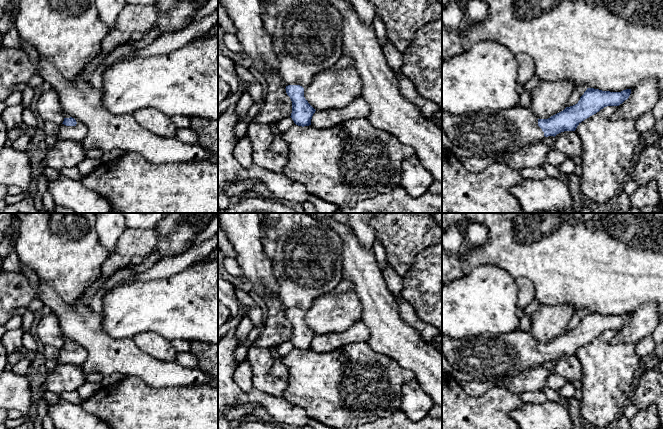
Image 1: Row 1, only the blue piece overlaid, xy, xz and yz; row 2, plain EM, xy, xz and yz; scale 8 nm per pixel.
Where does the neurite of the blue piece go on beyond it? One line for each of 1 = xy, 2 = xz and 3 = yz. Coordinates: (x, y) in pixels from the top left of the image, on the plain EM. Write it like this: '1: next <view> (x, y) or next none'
1: next xy (77, 357)
2: next xz (306, 256)
3: next yz (488, 357)

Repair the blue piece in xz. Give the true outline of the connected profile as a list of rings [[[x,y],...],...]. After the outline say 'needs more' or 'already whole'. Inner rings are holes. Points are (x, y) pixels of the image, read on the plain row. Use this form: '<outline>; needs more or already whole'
[[[261,213],[261,242],[272,264],[279,298],[292,325],[291,342],[298,350],[311,349],[315,333],[304,321],[304,312],[342,279],[343,244],[339,235],[307,213]]]; needs more

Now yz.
[[[587,312],[577,328],[566,331],[563,335],[548,343],[539,343],[531,331],[517,328],[509,333],[484,333],[465,339],[454,339],[442,335],[442,354],[452,366],[452,376],[459,382],[507,382],[514,377],[543,365],[545,361],[556,360],[564,355],[575,355],[577,350],[607,330],[619,330],[629,322],[631,313],[621,316],[602,315]]]; needs more

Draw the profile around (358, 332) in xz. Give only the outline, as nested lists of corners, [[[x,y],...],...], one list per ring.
[[[358,321],[339,333],[316,334],[311,343],[311,350],[327,353],[353,342],[368,342],[369,338],[369,329],[362,321]]]

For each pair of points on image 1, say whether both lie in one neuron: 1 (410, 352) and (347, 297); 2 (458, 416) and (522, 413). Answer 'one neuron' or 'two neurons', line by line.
1: two neurons
2: two neurons

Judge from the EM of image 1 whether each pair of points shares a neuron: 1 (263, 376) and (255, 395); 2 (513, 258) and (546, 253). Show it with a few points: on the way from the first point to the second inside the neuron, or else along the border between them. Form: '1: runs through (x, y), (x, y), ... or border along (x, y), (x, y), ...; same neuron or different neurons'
1: border along (253, 387), (280, 398); different neurons
2: runs through (521, 253), (538, 253); same neuron

